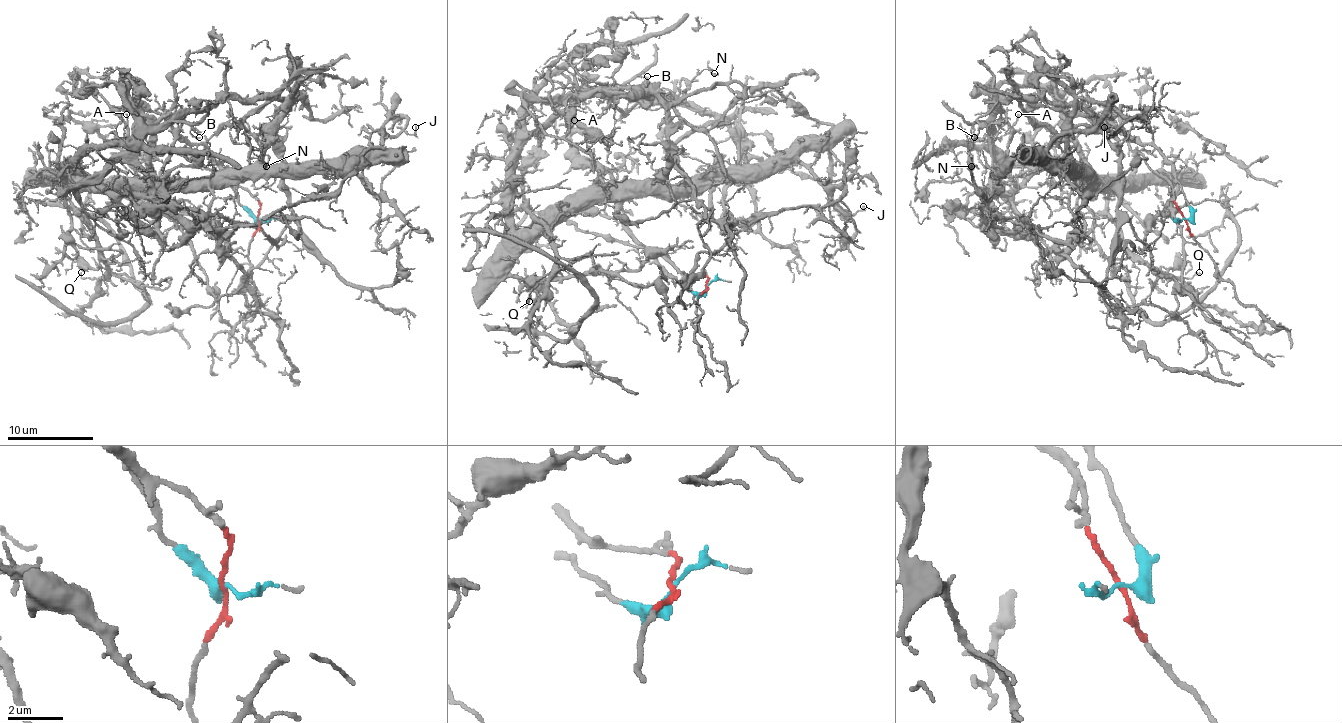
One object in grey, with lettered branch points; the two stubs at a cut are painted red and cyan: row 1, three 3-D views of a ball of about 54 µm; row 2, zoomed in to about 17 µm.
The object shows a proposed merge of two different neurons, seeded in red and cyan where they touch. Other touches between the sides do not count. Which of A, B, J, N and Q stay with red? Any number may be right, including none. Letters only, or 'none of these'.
B, N

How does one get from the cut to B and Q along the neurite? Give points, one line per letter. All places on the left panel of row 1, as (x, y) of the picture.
B: (258, 218), (219, 173), (140, 150), (76, 79), (112, 83), (146, 126), (200, 137)
Q: (258, 218), (204, 145), (189, 143), (163, 115), (140, 180), (63, 188), (106, 263), (101, 276), (80, 272)

